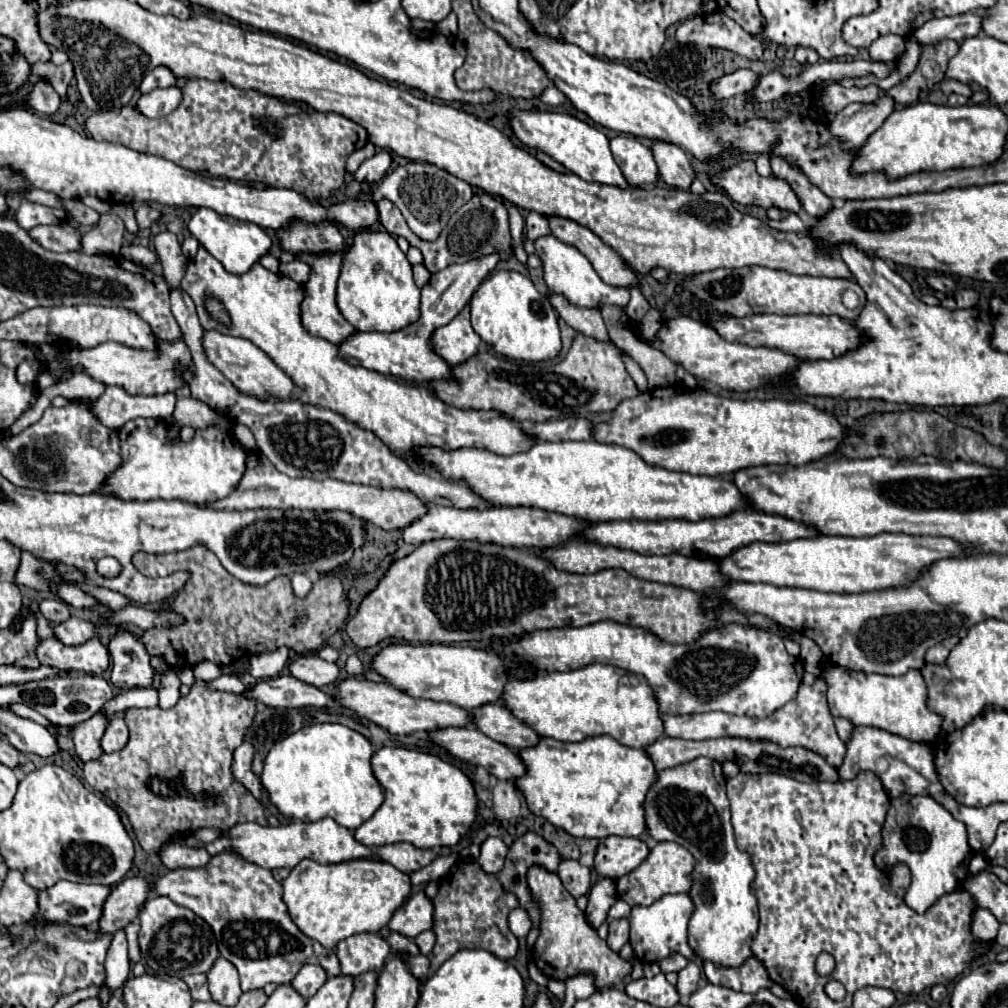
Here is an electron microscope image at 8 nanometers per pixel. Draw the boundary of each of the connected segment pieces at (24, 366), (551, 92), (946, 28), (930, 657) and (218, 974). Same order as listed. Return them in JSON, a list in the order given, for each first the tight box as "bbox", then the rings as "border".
[{"bbox":[18,358,41,384],"border":[[[26,358],[26,360],[18,366],[18,378],[20,378],[20,383],[28,384],[35,382],[41,370],[40,360],[38,360],[38,358]]]},{"bbox":[540,86,566,106],"border":[[[550,86],[548,90],[544,90],[544,94],[542,94],[540,100],[546,102],[546,104],[550,104],[550,106],[560,106],[560,104],[566,102],[566,94],[560,92],[556,86]]]},{"bbox":[912,12,982,44],"border":[[[972,12],[972,14],[958,14],[950,18],[932,18],[920,30],[916,30],[912,36],[920,44],[936,44],[940,40],[956,40],[962,42],[964,38],[976,36],[982,32],[982,14]]]},{"bbox":[926,636,960,664],"border":[[[952,636],[952,638],[946,638],[946,640],[938,642],[936,646],[932,646],[932,648],[928,650],[926,660],[928,660],[928,662],[932,662],[932,664],[946,664],[950,650],[952,650],[958,642],[960,642],[960,638],[958,638],[958,636]]]},{"bbox":[206,958,242,1006],"border":[[[216,958],[214,966],[206,976],[208,976],[208,990],[214,1002],[222,1006],[234,1006],[238,1002],[238,998],[242,996],[240,980],[236,968],[226,958]]]}]

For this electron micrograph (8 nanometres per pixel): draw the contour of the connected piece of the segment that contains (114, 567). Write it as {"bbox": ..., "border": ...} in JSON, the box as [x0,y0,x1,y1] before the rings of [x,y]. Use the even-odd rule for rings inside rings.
{"bbox":[98,558,120,576],"border":[[[102,558],[98,562],[98,572],[104,576],[116,576],[120,572],[120,562],[116,562],[116,558]]]}

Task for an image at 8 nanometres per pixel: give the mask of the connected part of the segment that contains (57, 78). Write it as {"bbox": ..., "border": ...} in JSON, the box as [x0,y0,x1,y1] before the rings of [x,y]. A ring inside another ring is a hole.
{"bbox":[40,62,74,98],"border":[[[48,62],[42,66],[40,76],[44,76],[54,86],[54,90],[60,94],[60,98],[66,98],[66,90],[68,90],[68,84],[74,76],[74,70],[72,70],[70,62],[66,62],[62,66],[54,66]]]}

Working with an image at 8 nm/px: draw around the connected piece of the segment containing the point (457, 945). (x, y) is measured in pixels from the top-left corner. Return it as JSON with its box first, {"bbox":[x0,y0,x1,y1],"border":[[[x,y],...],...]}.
{"bbox":[428,862,518,972],"border":[[[478,862],[454,864],[442,878],[440,890],[434,898],[436,906],[436,946],[428,954],[432,972],[438,970],[450,956],[466,948],[482,948],[500,960],[510,960],[518,952],[518,940],[508,928],[508,914],[518,908],[514,892],[504,890],[494,874],[484,874]]]}

